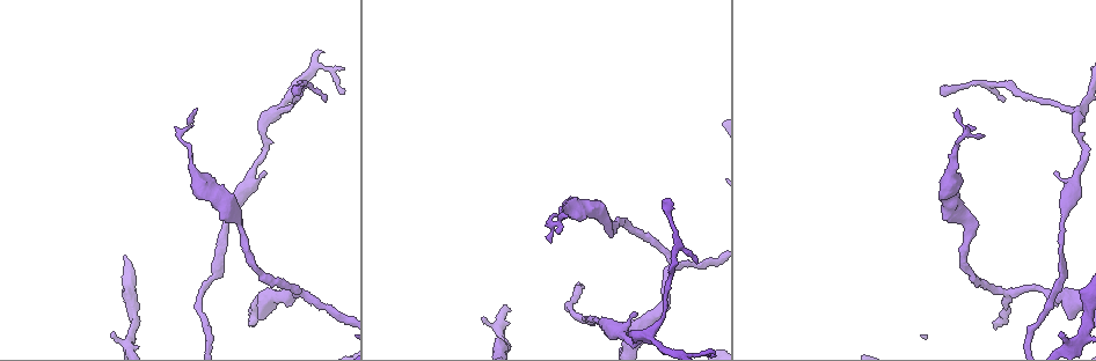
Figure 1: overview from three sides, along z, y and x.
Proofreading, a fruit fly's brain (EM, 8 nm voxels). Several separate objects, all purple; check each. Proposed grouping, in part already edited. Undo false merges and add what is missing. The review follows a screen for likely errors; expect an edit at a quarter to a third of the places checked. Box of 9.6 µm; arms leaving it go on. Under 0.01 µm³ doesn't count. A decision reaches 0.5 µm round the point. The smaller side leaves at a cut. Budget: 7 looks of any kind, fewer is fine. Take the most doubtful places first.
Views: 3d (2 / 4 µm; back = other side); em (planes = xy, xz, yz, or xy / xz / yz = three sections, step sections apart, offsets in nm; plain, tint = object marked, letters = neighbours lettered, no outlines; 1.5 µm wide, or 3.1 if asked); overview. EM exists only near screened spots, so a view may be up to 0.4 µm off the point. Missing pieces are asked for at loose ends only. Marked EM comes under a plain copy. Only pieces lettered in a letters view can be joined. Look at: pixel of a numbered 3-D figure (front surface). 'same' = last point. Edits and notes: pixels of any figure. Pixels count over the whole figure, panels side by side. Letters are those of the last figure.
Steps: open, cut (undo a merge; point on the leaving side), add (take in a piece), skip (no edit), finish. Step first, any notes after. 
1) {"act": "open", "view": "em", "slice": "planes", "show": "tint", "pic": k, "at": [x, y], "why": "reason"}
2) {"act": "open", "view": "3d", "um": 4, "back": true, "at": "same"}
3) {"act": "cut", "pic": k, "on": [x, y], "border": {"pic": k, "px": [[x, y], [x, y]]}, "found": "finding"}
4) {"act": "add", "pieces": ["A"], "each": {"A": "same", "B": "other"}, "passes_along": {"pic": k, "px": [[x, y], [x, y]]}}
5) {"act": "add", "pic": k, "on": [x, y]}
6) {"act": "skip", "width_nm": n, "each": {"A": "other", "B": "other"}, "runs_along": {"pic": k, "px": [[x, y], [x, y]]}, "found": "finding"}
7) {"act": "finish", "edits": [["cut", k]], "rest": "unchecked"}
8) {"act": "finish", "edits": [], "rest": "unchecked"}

{"act": "open", "view": "3d", "um": 4, "back": true, "pic": 1, "at": [1060, 334], "why": "branch stops here"}

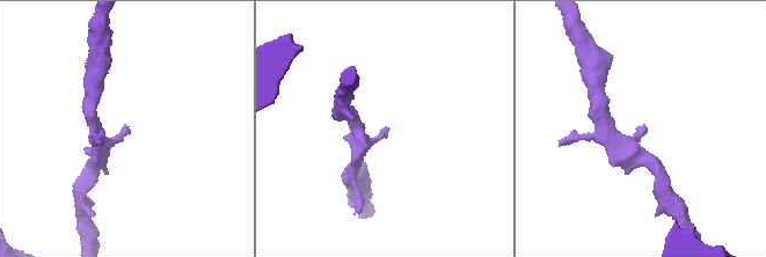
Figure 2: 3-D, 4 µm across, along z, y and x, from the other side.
{"act": "open", "view": "em", "slice": "planes", "show": "letters", "pic": 2, "at": [644, 127], "why": "now the EM"}

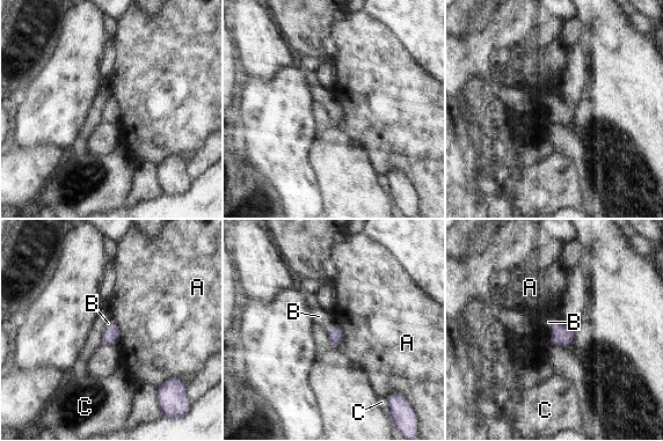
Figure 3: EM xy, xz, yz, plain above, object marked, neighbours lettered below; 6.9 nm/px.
{"act": "add", "pieces": ["B"], "width_nm": 110, "each": {"A": "other", "B": "same", "C": "other"}, "passes_along": {"pic": 3, "px": [[561, 336], [554, 325], [548, 322]]}, "found": "the neuron continues"}

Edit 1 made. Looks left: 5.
{"act": "open", "view": "overview", "why": "see it whole again"}

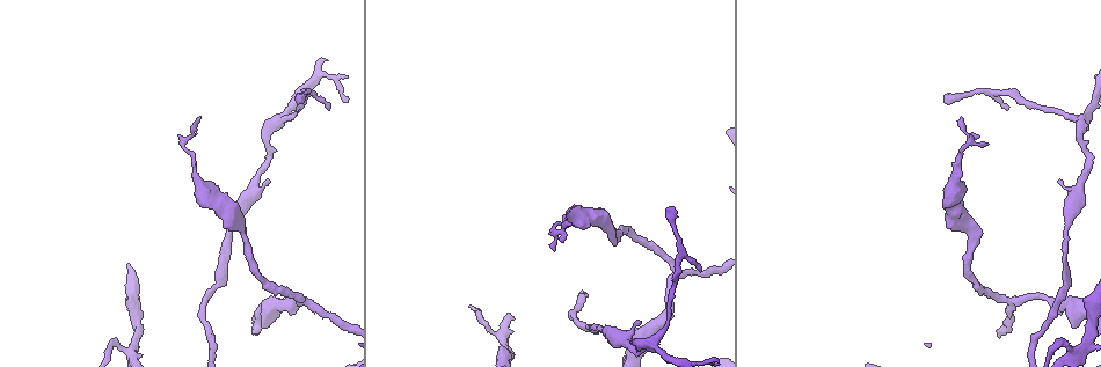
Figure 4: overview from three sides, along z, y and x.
{"act": "open", "view": "3d", "um": 2, "pic": 4, "at": [269, 182], "why": "thin end"}

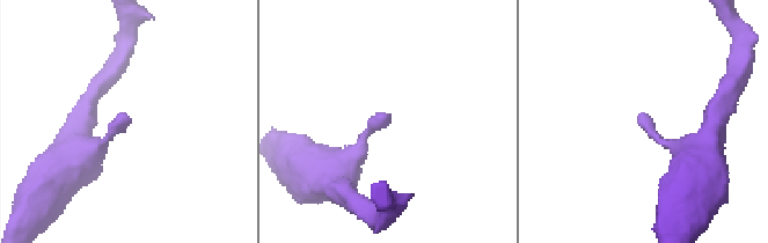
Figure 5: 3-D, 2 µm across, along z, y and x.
{"act": "open", "view": "em", "slice": "xy", "step": 8, "show": "letters", "pic": 5, "at": [390, 118]}

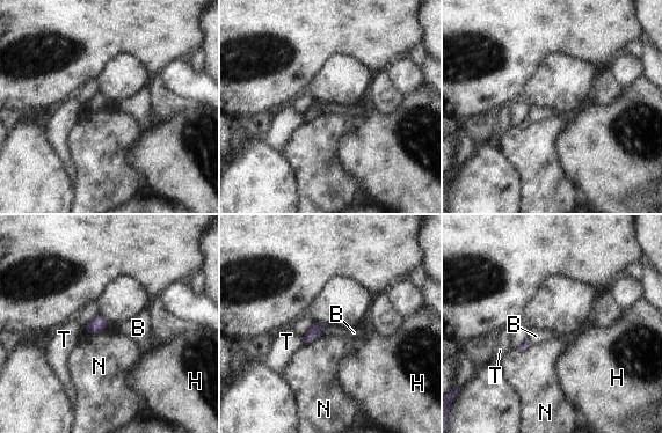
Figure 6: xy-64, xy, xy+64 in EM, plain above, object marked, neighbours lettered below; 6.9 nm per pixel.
{"act": "open", "view": "em", "slice": "planes", "show": "letters", "at": "same"}

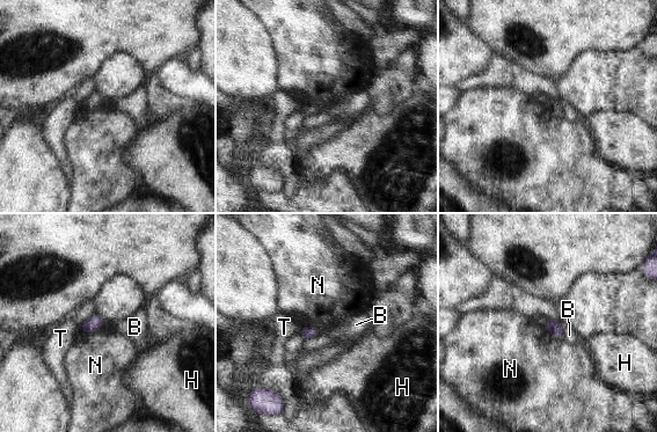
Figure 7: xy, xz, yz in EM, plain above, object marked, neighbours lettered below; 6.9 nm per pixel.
{"act": "skip", "width_nm": 90, "each": {"B": "other", "H": "other", "N": "other", "T": "other"}, "border": {"pic": 7, "px": [[104, 324], [90, 332], [79, 330]]}, "found": "none of them fits"}

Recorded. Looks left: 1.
{"act": "finish", "edits": [["add", 3]], "rest": "unchecked"}

